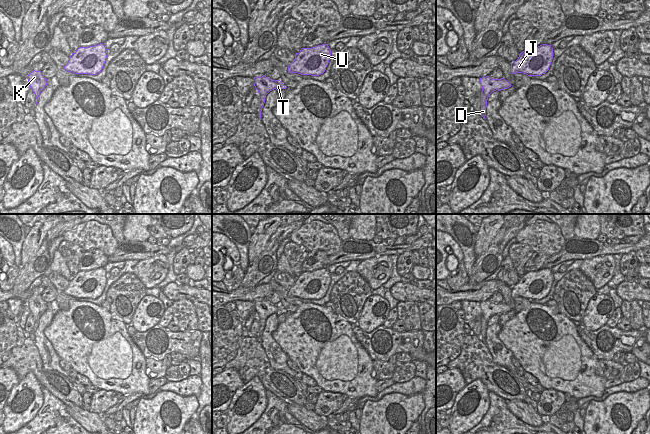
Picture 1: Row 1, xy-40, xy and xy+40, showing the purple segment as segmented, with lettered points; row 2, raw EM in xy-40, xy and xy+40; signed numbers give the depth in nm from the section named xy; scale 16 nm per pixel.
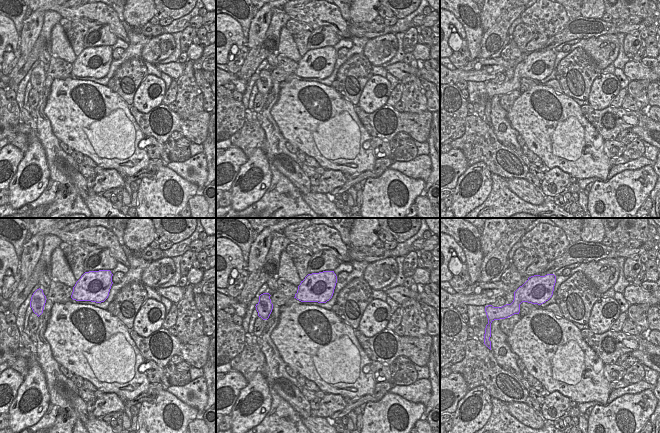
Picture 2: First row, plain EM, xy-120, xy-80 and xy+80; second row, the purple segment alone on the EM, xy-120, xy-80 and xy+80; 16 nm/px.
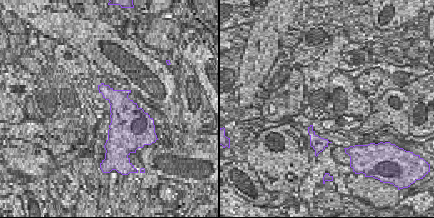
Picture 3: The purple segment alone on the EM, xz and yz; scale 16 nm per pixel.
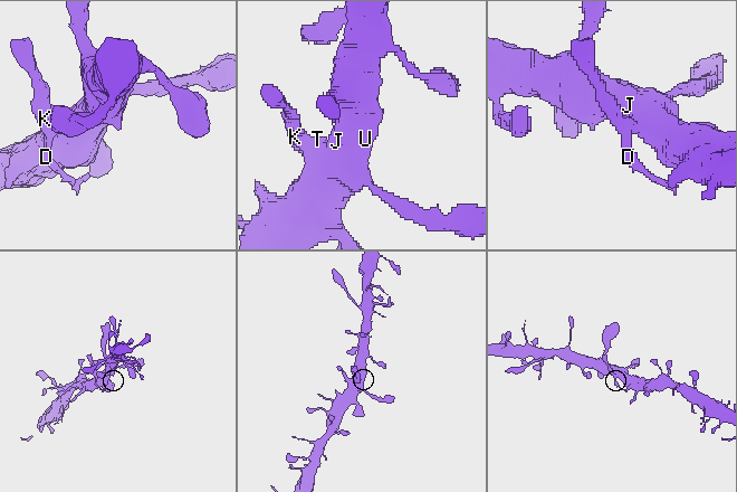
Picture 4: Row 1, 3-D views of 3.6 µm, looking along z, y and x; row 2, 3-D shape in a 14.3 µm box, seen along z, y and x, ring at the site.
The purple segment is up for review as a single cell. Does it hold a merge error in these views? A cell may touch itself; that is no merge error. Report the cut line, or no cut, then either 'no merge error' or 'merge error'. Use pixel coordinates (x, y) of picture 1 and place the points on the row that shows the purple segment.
cut xy (267, 77), (265, 80), (265, 95); merge error

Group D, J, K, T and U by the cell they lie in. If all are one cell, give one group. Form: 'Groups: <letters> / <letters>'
Groups: D K / J T U.

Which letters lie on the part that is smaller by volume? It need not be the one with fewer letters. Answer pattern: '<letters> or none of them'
D, K

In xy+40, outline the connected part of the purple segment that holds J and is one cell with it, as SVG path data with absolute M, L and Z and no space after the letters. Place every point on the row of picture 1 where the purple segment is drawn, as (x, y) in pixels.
M542 44L538 47L526 48L520 53L518 59L511 63L511 73L541 76L549 70L552 59L553 48L551 45Z

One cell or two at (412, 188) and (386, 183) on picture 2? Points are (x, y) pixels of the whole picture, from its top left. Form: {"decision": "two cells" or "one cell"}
{"decision": "one cell"}

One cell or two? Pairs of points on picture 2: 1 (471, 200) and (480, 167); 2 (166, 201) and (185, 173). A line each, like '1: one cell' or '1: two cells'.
1: one cell
2: two cells

